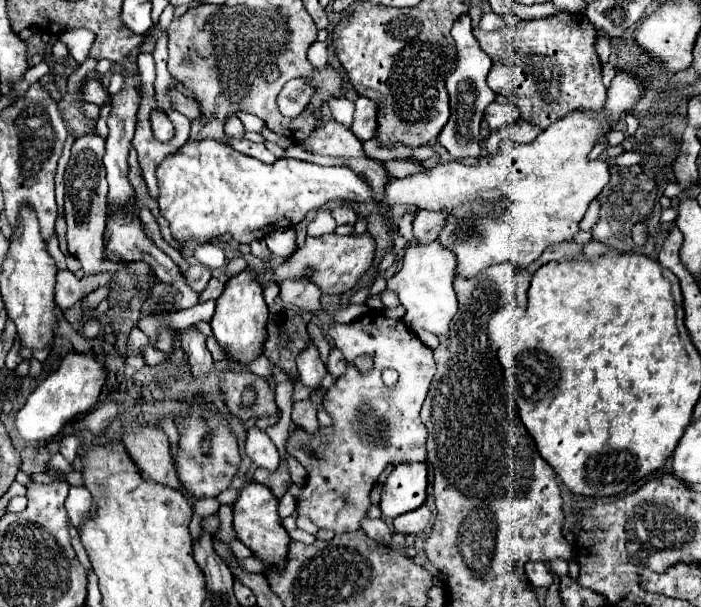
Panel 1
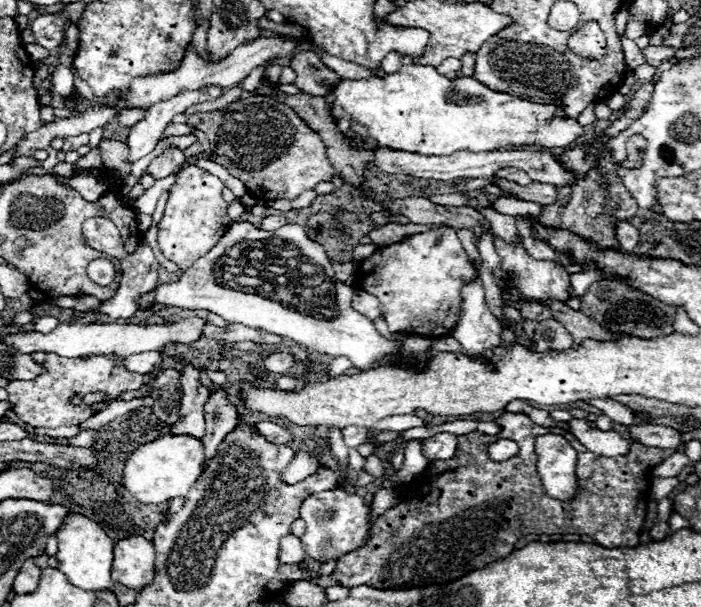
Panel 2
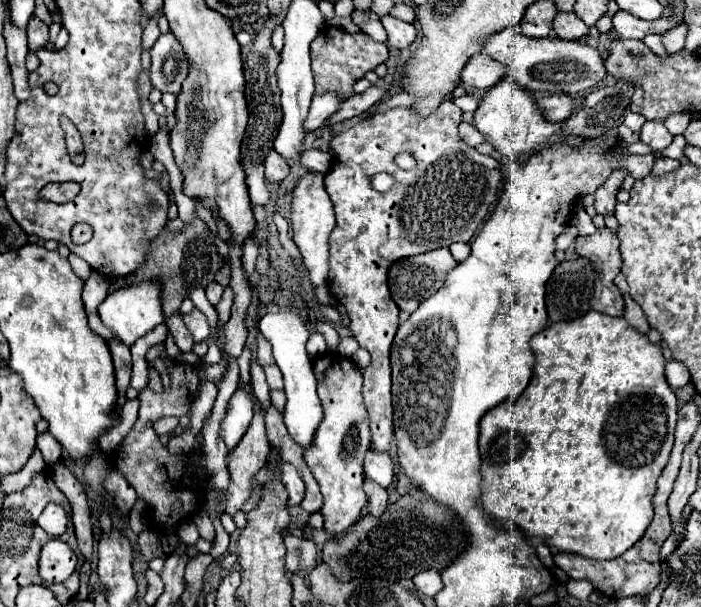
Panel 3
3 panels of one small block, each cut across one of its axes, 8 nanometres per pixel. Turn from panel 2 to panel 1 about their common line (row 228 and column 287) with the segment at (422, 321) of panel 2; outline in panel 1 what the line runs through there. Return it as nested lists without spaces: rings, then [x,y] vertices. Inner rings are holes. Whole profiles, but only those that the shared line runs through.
[[[370,310],[368,314],[356,318],[350,324],[330,324],[328,334],[332,336],[336,348],[340,348],[346,356],[348,370],[344,376],[340,376],[332,388],[326,392],[324,398],[324,410],[332,418],[332,426],[318,426],[314,434],[306,432],[304,428],[292,428],[286,440],[286,452],[294,456],[304,468],[306,468],[306,484],[302,486],[300,496],[296,498],[296,512],[308,516],[318,528],[334,530],[336,534],[344,532],[356,532],[360,530],[360,522],[368,518],[370,508],[370,490],[378,482],[378,476],[382,470],[392,464],[404,464],[404,462],[424,462],[426,460],[426,426],[420,420],[420,408],[426,398],[426,392],[430,388],[432,376],[436,372],[436,364],[432,358],[432,350],[424,346],[412,328],[408,328],[402,320],[394,320],[384,316],[382,312]],[[360,354],[372,354],[374,366],[370,372],[360,372],[354,364],[354,358]],[[384,368],[394,368],[400,374],[400,382],[394,388],[384,388],[384,382],[380,378],[380,372]],[[368,414],[378,416],[378,426],[368,428]],[[306,444],[316,456],[304,454],[298,446]]]

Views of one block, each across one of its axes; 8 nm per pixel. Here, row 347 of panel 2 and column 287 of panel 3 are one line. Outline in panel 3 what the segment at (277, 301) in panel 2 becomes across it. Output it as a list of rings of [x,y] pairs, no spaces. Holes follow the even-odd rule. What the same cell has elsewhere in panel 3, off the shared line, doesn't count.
[[[286,304],[280,312],[272,314],[272,316],[264,316],[258,322],[260,332],[264,334],[264,338],[270,342],[272,346],[272,356],[274,362],[278,364],[278,368],[284,374],[284,392],[286,392],[286,408],[284,408],[284,424],[288,428],[288,434],[302,446],[306,448],[322,420],[322,406],[316,394],[316,378],[312,372],[312,358],[306,350],[306,342],[308,342],[308,328],[306,322],[302,318],[302,312],[294,306],[294,304]]]

